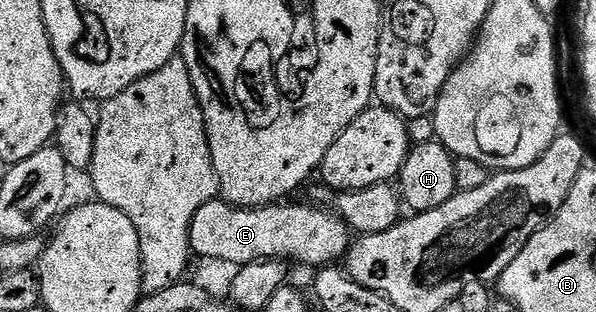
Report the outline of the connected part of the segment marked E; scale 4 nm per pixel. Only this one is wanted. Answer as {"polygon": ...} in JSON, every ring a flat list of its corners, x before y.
{"polygon":[[216,199,205,203,191,224,191,251,197,258,224,261,230,267,248,265,254,261,286,259,300,261,303,265,331,267,338,259,346,258,353,244,349,226,338,213,311,205,276,203,262,205,259,209,240,209,228,201]]}

